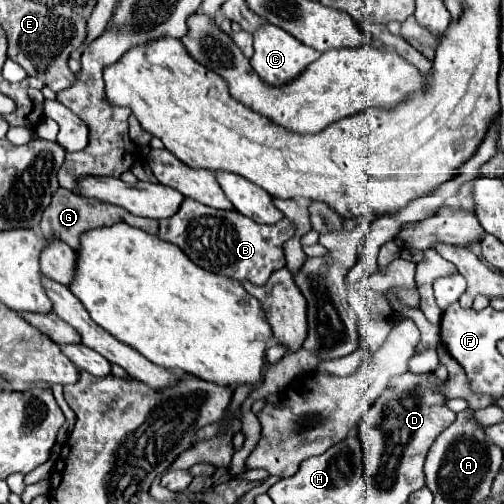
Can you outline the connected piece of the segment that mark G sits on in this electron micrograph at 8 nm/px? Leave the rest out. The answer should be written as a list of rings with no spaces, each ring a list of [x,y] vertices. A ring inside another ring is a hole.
[[[57,189],[57,193],[53,195],[53,201],[51,205],[43,211],[43,219],[39,223],[39,229],[43,233],[45,239],[61,239],[65,243],[69,243],[69,247],[73,247],[73,251],[77,251],[79,247],[79,239],[85,231],[91,231],[91,229],[97,229],[97,227],[109,227],[113,223],[127,223],[131,227],[137,227],[137,229],[143,229],[151,235],[157,235],[159,231],[159,223],[155,223],[153,219],[145,219],[145,217],[135,217],[131,215],[129,211],[117,207],[117,205],[111,205],[111,203],[101,203],[99,199],[85,199],[85,197],[79,197],[67,189]]]

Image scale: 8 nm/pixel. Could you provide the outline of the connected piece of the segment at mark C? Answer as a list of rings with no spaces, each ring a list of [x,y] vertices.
[[[271,23],[259,27],[253,35],[253,57],[251,57],[251,67],[253,71],[261,77],[263,83],[273,85],[273,87],[281,87],[285,83],[291,83],[293,79],[297,79],[309,63],[313,63],[321,53],[305,47],[301,41],[297,41],[293,35],[289,35],[287,31],[283,31],[281,27],[275,27]]]

